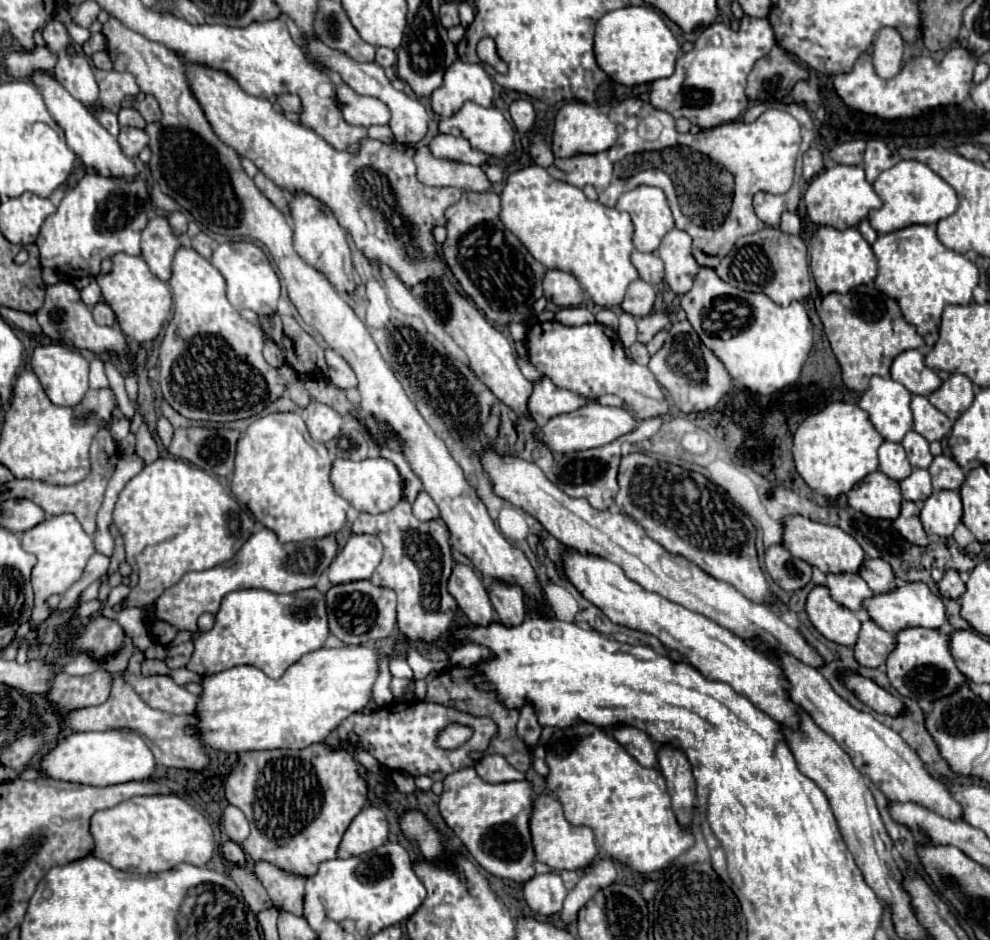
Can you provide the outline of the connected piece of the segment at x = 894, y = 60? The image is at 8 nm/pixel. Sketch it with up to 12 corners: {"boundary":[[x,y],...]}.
{"boundary":[[894,28],[874,40],[878,76],[894,78],[902,68],[904,40]]}

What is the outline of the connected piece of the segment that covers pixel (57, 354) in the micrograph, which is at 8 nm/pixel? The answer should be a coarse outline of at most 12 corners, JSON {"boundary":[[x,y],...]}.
{"boundary":[[62,344],[38,346],[32,370],[50,402],[80,404],[88,362]]}

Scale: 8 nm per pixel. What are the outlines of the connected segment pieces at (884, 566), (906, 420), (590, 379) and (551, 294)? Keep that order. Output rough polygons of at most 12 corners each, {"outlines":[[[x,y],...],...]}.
{"outlines":[[[884,560],[862,564],[862,578],[874,594],[888,594],[896,574]],[[874,376],[858,406],[884,440],[912,430],[910,392]],[[536,322],[530,362],[578,396],[616,394],[636,420],[670,402],[604,324]],[[548,270],[544,296],[556,306],[580,306],[572,274]]]}

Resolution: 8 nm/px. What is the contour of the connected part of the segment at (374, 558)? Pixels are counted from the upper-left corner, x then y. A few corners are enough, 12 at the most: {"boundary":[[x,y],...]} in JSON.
{"boundary":[[352,536],[328,568],[332,584],[368,580],[382,560],[376,536]]}

